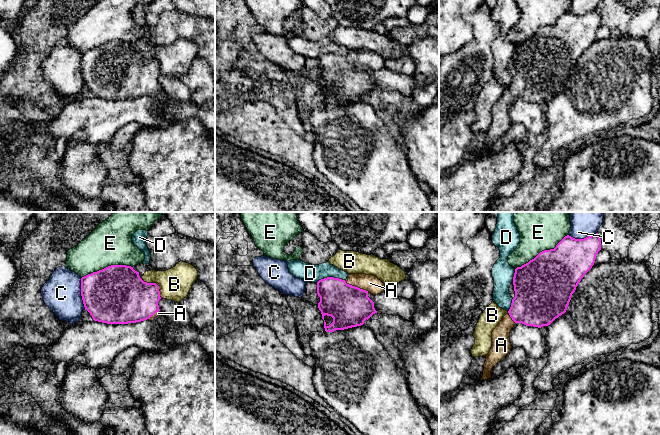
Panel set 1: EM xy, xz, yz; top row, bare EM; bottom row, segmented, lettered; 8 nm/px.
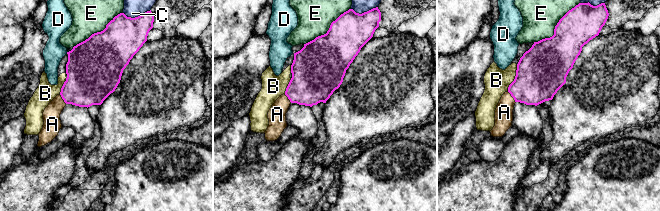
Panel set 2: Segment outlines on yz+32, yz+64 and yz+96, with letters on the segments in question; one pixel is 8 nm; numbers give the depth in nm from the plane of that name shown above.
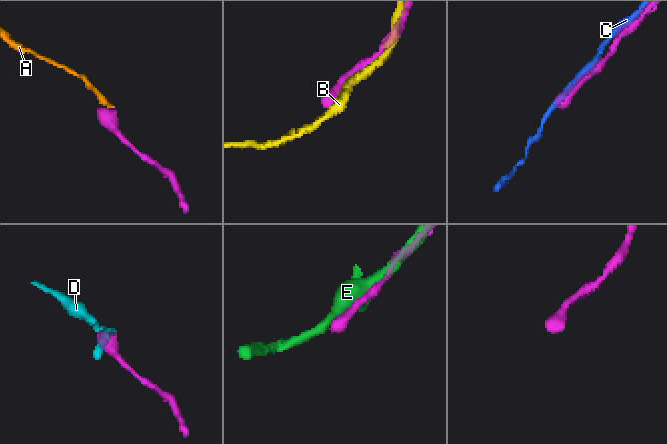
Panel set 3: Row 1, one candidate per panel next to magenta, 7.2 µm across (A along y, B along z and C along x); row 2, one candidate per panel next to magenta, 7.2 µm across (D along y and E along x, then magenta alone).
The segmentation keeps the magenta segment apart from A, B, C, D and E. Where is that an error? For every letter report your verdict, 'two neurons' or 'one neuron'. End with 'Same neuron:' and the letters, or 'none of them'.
A: one neuron
B: two neurons
C: two neurons
D: two neurons
E: two neurons
Same neuron: A

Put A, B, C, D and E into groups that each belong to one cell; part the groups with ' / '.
A / B / C / D / E

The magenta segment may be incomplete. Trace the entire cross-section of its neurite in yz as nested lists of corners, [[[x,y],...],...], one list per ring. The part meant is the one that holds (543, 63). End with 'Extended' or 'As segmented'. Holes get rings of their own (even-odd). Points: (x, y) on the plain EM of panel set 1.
[[[598,9],[584,15],[565,12],[554,25],[540,28],[528,39],[517,43],[513,53],[515,73],[508,89],[492,108],[492,123],[486,132],[483,152],[480,156],[492,153],[492,144],[511,126],[510,107],[516,99],[541,104],[550,101],[567,86],[572,70],[581,55],[592,44],[596,31],[601,26]]]. Extended

